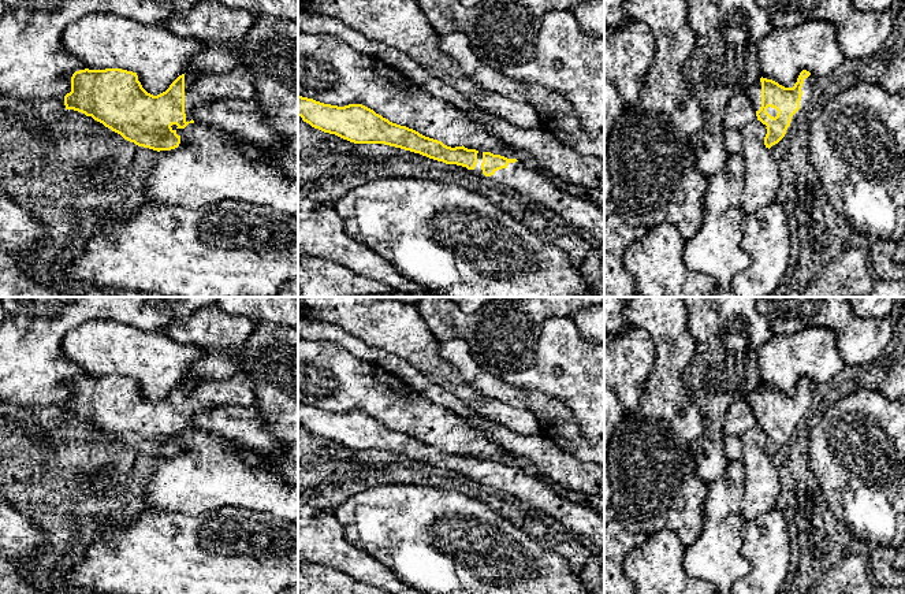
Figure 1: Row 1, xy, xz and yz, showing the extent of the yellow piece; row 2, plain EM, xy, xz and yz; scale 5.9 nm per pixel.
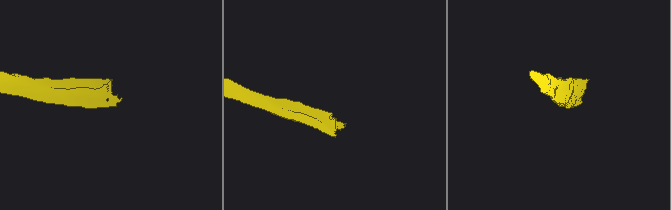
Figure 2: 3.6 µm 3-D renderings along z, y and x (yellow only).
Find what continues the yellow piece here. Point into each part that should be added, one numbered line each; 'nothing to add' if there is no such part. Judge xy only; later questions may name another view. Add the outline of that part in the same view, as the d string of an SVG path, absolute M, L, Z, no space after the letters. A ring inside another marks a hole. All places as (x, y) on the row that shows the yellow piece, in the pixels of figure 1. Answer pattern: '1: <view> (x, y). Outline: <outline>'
1: xy (200, 88). Outline: M245 64L224 74L197 71L185 71L183 74L186 122L191 120L193 111L201 104L234 97L252 100L257 96L253 74Z

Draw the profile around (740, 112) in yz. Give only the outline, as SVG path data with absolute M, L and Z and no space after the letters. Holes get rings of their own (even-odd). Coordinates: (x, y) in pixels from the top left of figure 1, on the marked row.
M746 92L733 94L727 103L723 127L727 130L741 130L756 120L756 109Z

